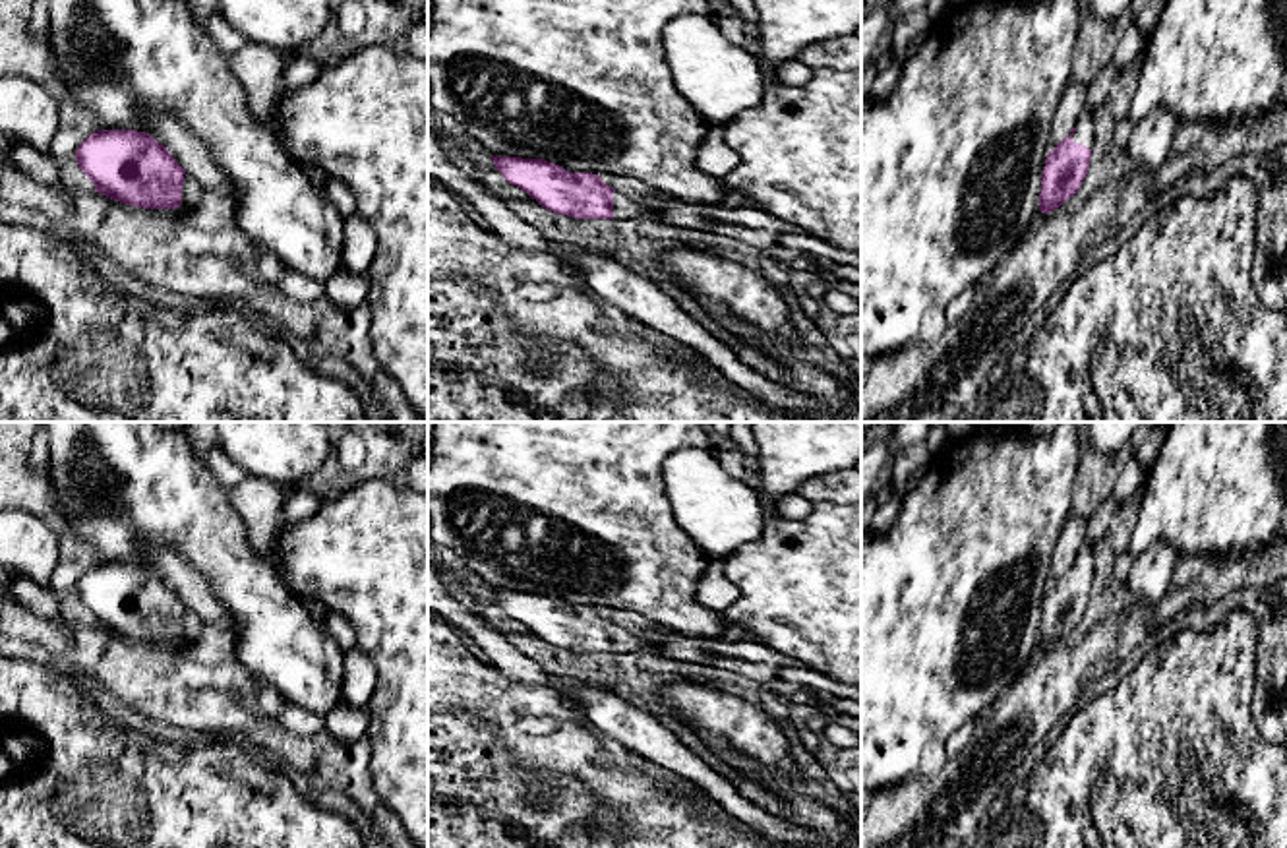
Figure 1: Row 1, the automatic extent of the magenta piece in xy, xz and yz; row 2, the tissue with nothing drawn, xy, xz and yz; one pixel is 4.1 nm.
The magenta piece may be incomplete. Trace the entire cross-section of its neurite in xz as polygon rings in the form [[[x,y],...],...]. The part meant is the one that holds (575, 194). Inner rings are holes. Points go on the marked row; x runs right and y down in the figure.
[[[494,157],[503,178],[548,211],[573,219],[635,219],[652,211],[615,192],[592,172],[569,172],[542,159]]]

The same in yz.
[[[1084,108],[1070,136],[1064,137],[1045,159],[1041,172],[1039,211],[1051,213],[1070,199],[1082,186],[1095,143],[1092,110]]]

